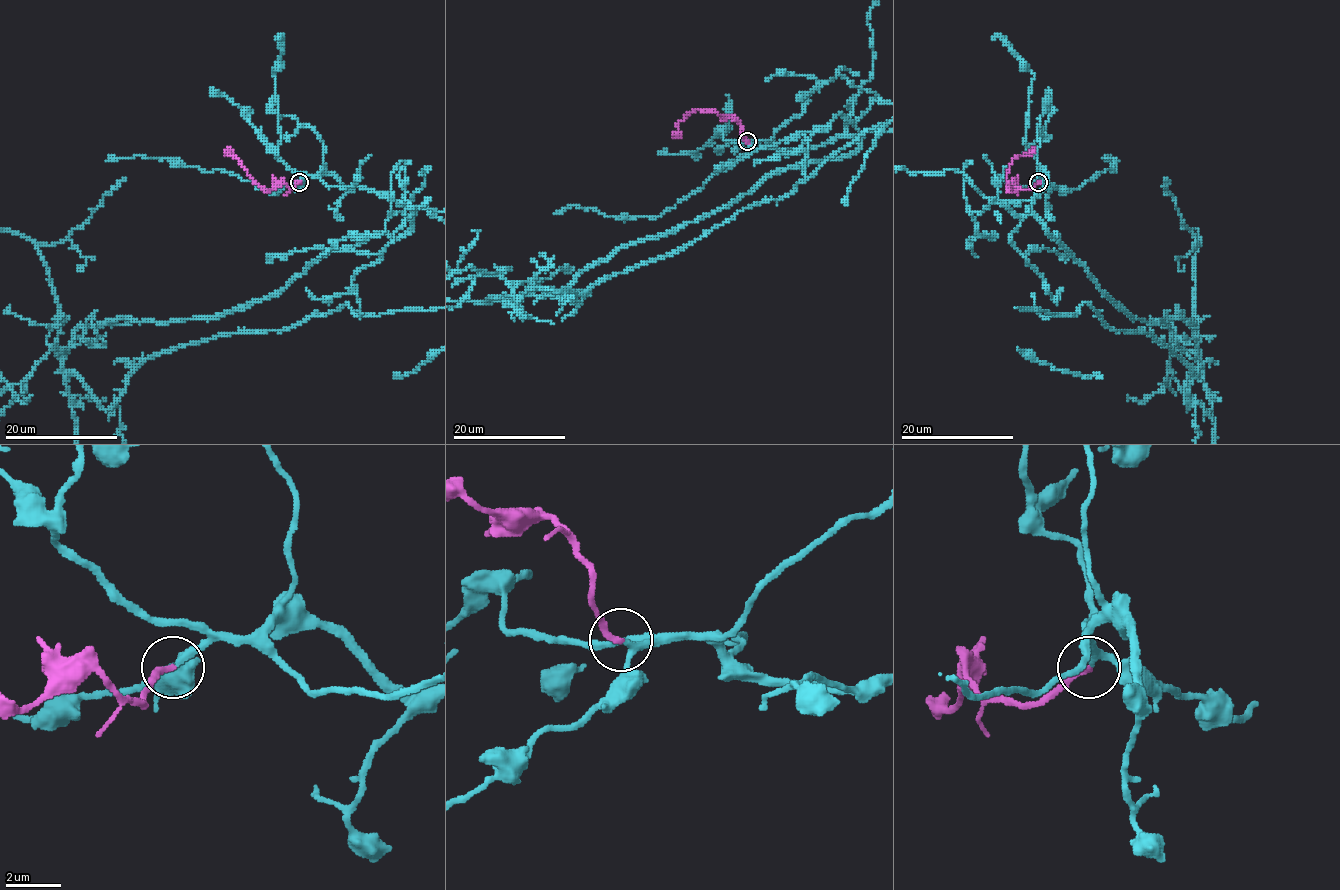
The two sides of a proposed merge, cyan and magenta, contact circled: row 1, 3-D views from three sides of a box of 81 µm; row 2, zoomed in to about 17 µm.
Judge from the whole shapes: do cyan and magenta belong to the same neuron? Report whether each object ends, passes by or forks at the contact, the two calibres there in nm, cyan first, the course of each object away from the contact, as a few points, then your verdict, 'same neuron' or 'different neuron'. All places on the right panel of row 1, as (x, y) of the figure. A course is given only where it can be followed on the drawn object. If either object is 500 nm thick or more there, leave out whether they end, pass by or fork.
cyan passes by; magenta ends there; 200 nm thick on the cyan side, 240 nm on the other; magenta runs (1038, 181), (1028, 188), (1018, 188), (1014, 183), (1010, 190), (1007, 186), (1010, 163), (1035, 147); same neuron

